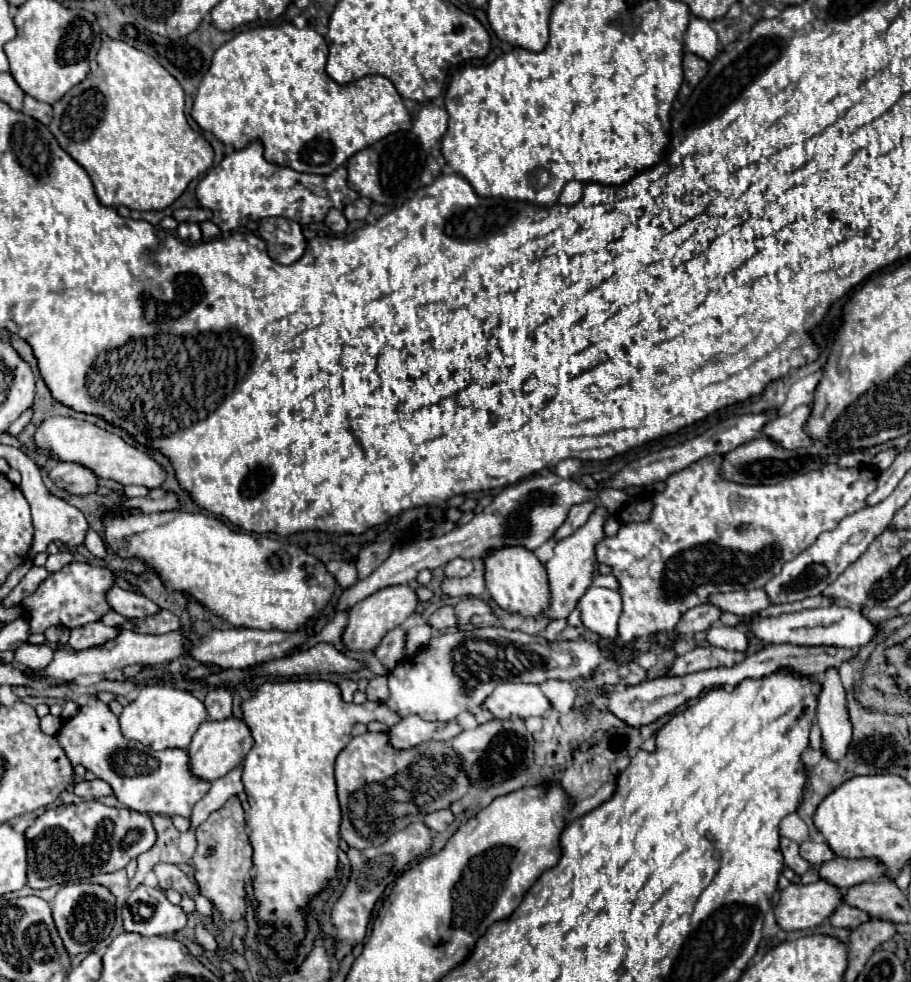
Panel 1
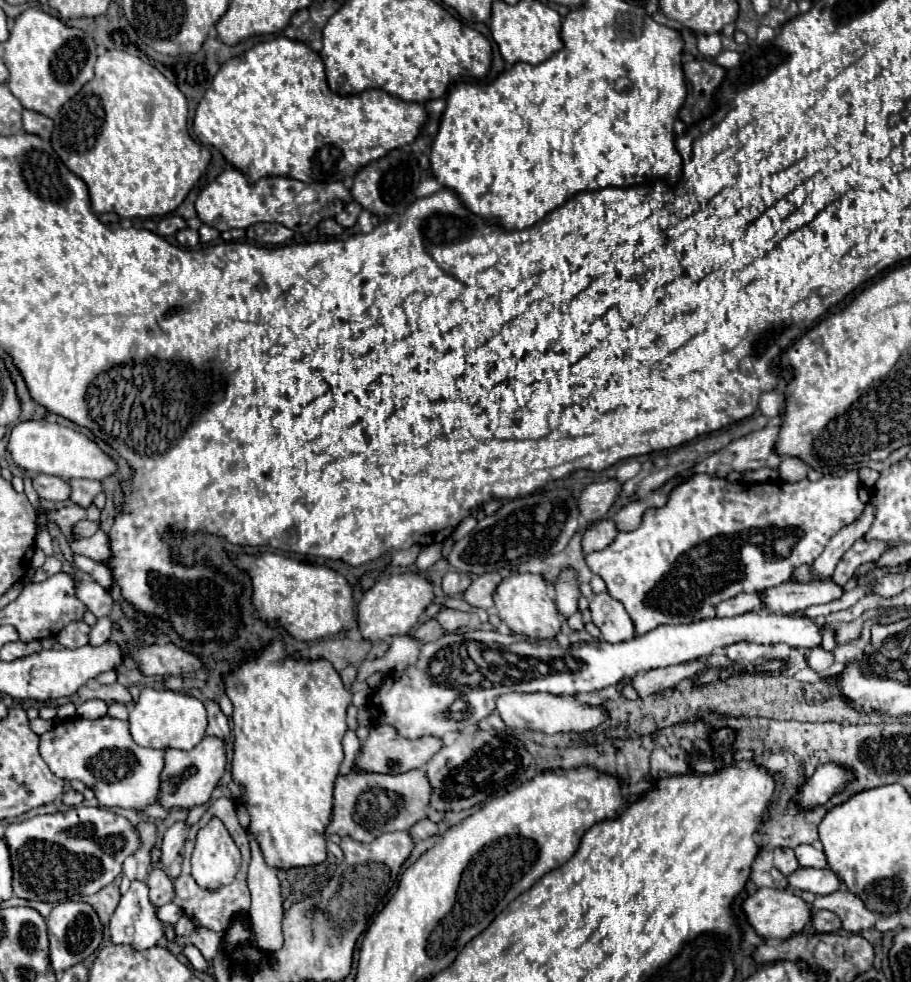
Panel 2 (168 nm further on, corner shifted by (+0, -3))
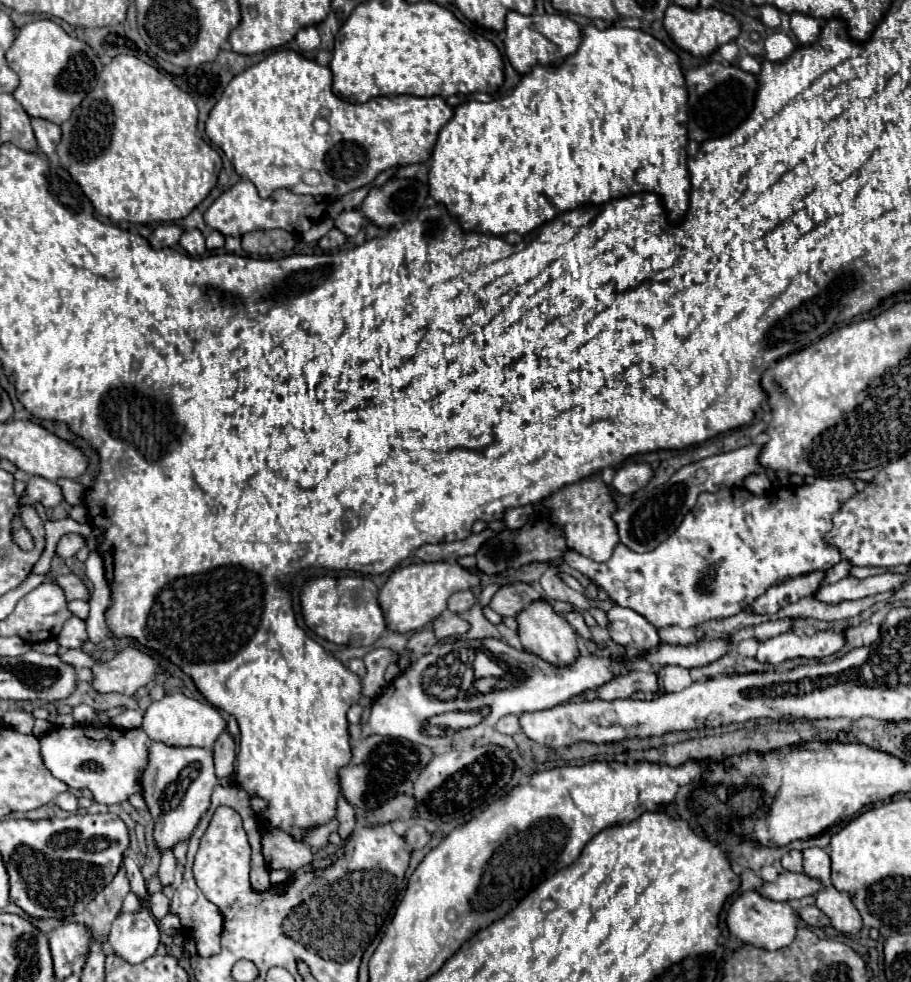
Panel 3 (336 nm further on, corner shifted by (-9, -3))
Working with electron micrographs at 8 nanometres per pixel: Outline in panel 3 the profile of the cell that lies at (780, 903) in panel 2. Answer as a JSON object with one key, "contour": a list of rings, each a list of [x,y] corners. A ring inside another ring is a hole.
{"contour":[[[744,891],[728,909],[726,925],[732,937],[742,943],[750,943],[758,949],[776,951],[788,947],[794,941],[798,919],[794,919],[794,909],[788,903],[778,903],[762,897],[758,891]]]}

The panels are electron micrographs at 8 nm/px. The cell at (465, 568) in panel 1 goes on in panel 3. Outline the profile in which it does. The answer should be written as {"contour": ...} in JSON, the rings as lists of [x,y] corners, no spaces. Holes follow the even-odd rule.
{"contour":[[[460,591],[460,593],[454,593],[450,599],[448,599],[448,609],[456,615],[468,611],[472,605],[476,603],[476,597],[472,595],[472,591]]]}

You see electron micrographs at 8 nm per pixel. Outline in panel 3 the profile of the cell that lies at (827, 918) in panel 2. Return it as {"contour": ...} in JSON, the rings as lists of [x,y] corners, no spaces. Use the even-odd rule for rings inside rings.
{"contour":[[[808,905],[808,907],[798,907],[796,915],[808,925],[808,927],[826,927],[830,925],[830,919],[826,919],[826,915],[822,915],[822,911],[818,911],[818,907]]]}

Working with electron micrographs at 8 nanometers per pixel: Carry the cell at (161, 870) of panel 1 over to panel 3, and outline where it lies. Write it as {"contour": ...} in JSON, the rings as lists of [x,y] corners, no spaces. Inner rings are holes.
{"contour":[[[162,891],[154,893],[150,897],[150,913],[152,913],[154,919],[162,919],[168,913],[168,909],[170,909],[170,901]]]}

